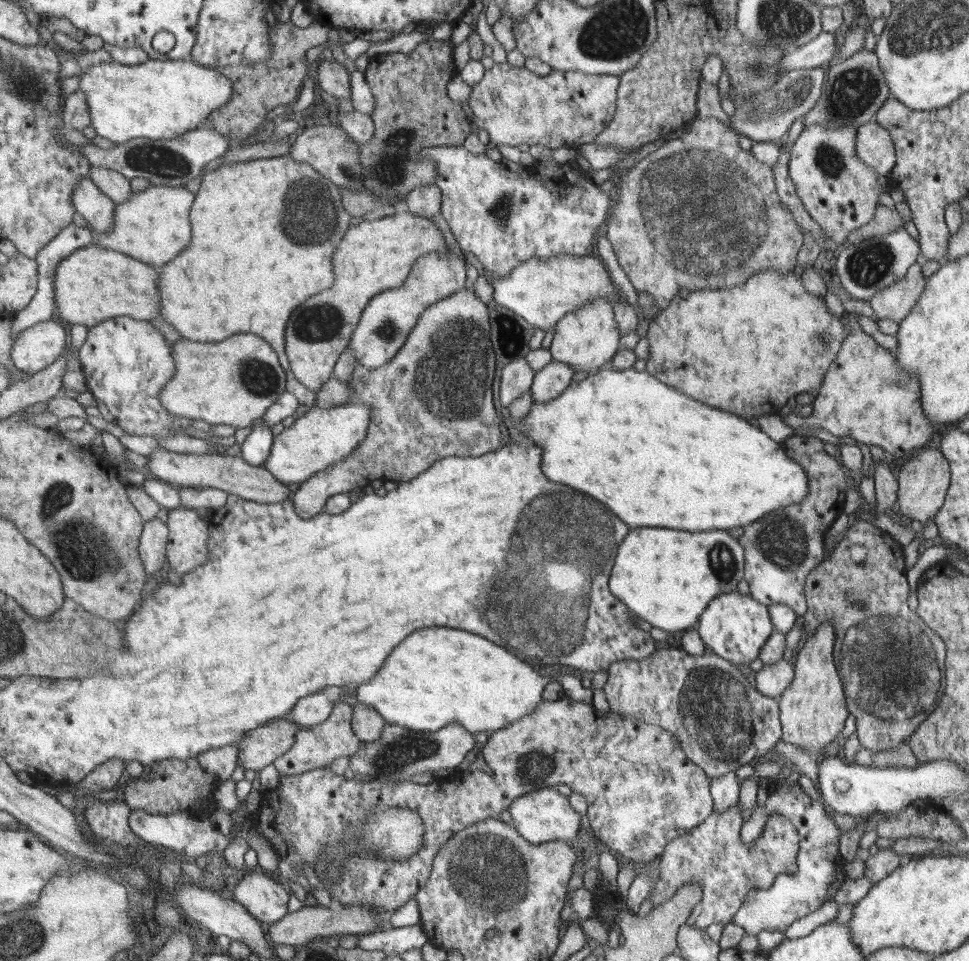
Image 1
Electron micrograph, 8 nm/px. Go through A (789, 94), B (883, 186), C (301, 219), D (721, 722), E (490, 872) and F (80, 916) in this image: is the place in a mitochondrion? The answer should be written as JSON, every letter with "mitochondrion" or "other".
{"A":"mitochondrion","B":"other","C":"mitochondrion","D":"mitochondrion","E":"mitochondrion","F":"other"}

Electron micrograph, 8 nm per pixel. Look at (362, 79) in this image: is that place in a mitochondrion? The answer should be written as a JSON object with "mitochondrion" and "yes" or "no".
{"mitochondrion":"no"}

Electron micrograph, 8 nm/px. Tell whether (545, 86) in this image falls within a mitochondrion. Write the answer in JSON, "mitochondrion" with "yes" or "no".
{"mitochondrion":"no"}

